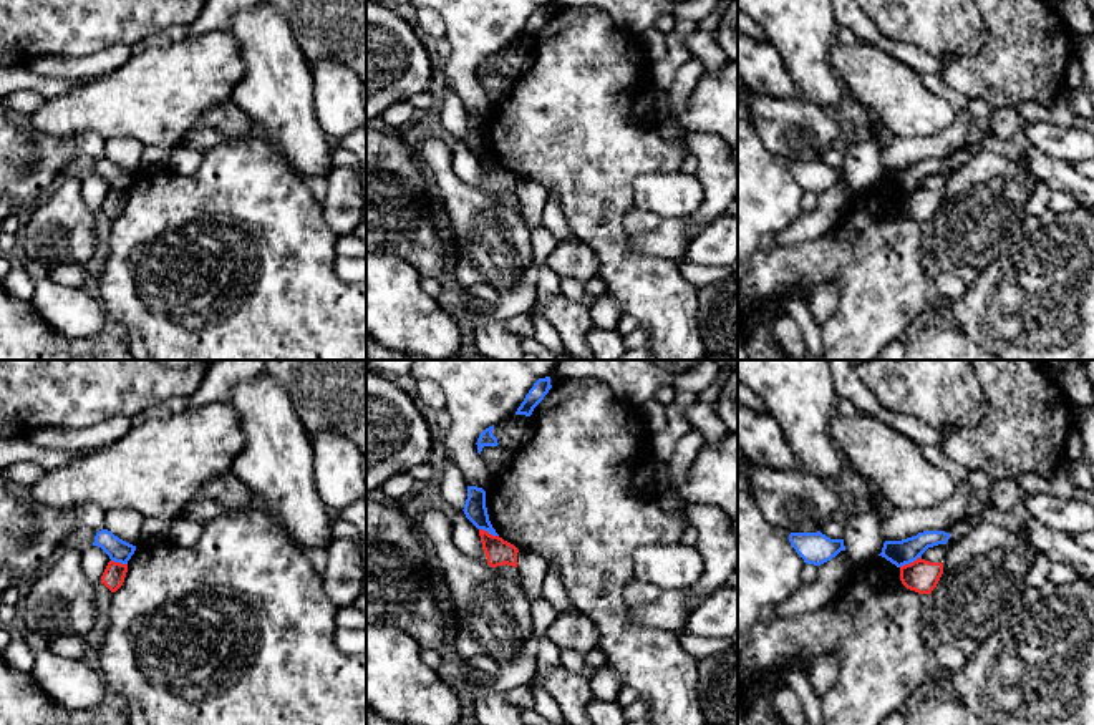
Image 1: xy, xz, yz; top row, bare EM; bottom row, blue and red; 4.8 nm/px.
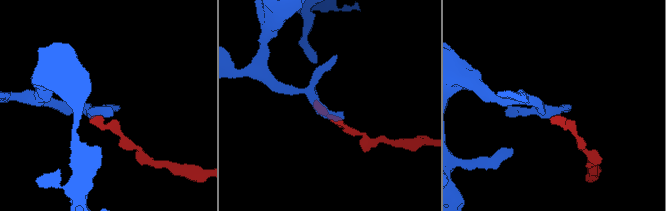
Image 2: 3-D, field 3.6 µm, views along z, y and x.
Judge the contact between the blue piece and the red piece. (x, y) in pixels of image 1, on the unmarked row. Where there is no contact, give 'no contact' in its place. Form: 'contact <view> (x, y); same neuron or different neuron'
contact yz (910, 189); different neuron

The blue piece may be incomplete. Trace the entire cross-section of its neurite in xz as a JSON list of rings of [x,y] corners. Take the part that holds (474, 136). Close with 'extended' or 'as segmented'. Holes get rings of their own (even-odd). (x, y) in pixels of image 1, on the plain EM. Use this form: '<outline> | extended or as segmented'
[[[467,114],[467,128],[462,139],[477,158],[484,158],[492,164],[499,164],[489,149],[486,119],[482,116]]] | as segmented

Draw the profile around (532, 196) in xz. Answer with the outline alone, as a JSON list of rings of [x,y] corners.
[[[519,178],[517,199],[522,206],[522,219],[529,229],[542,224],[542,212],[547,201],[547,189],[537,182]]]

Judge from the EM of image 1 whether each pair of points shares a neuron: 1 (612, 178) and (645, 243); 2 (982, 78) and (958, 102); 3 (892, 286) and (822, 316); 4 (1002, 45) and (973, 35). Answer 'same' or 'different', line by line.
1: different
2: different
3: different
4: different

